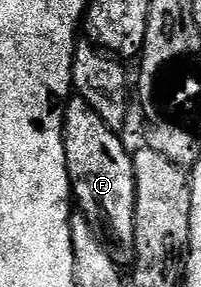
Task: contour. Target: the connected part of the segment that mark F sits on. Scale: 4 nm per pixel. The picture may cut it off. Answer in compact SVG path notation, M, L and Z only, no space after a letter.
M75 95L67 102L63 142L74 204L93 227L93 235L105 247L109 259L120 267L131 267L135 263L135 163L119 137L83 97Z

